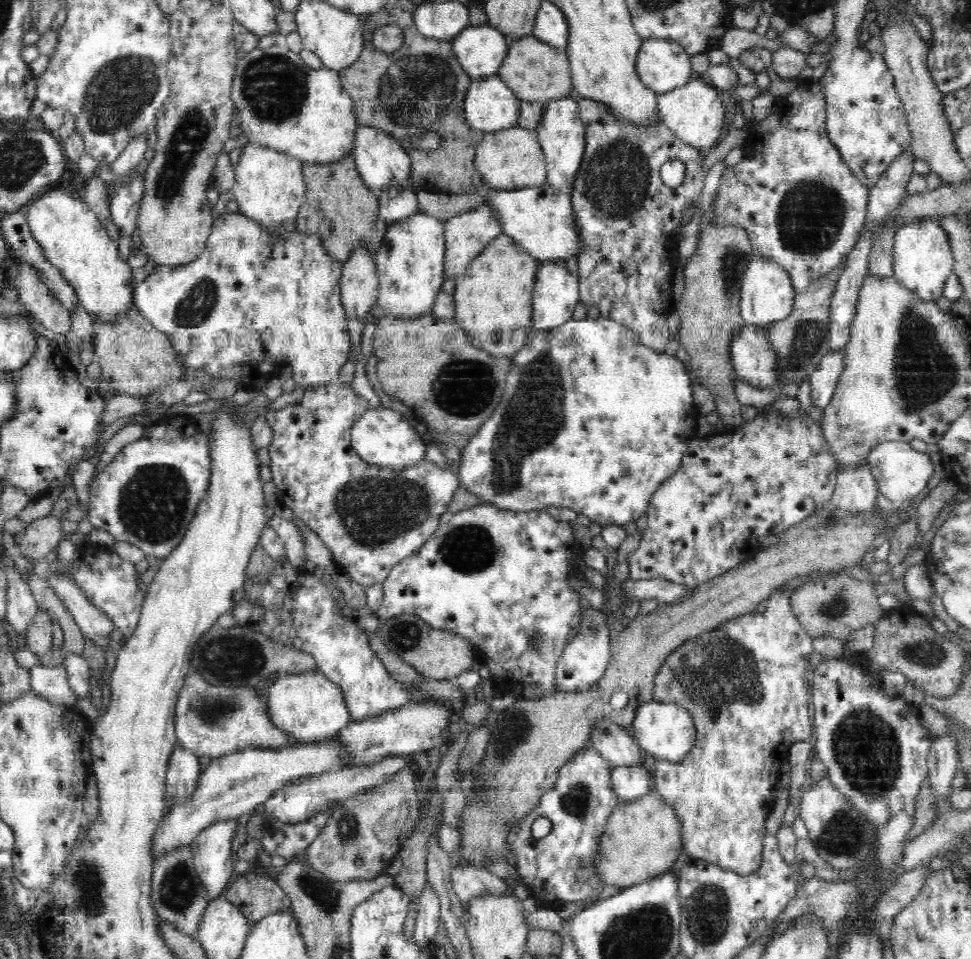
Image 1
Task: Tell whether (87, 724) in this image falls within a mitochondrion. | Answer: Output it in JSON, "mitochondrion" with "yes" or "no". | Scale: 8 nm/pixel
{"mitochondrion":"no"}

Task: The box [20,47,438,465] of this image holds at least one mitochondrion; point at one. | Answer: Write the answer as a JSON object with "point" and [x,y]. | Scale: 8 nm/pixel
{"point":[118,94]}

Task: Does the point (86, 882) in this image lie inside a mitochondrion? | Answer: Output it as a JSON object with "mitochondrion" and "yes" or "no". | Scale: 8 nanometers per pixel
{"mitochondrion":"yes"}

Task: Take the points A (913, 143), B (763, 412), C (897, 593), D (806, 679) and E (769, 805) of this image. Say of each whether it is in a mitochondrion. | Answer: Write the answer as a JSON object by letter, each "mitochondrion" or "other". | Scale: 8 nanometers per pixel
{"A":"other","B":"other","C":"other","D":"other","E":"other"}

